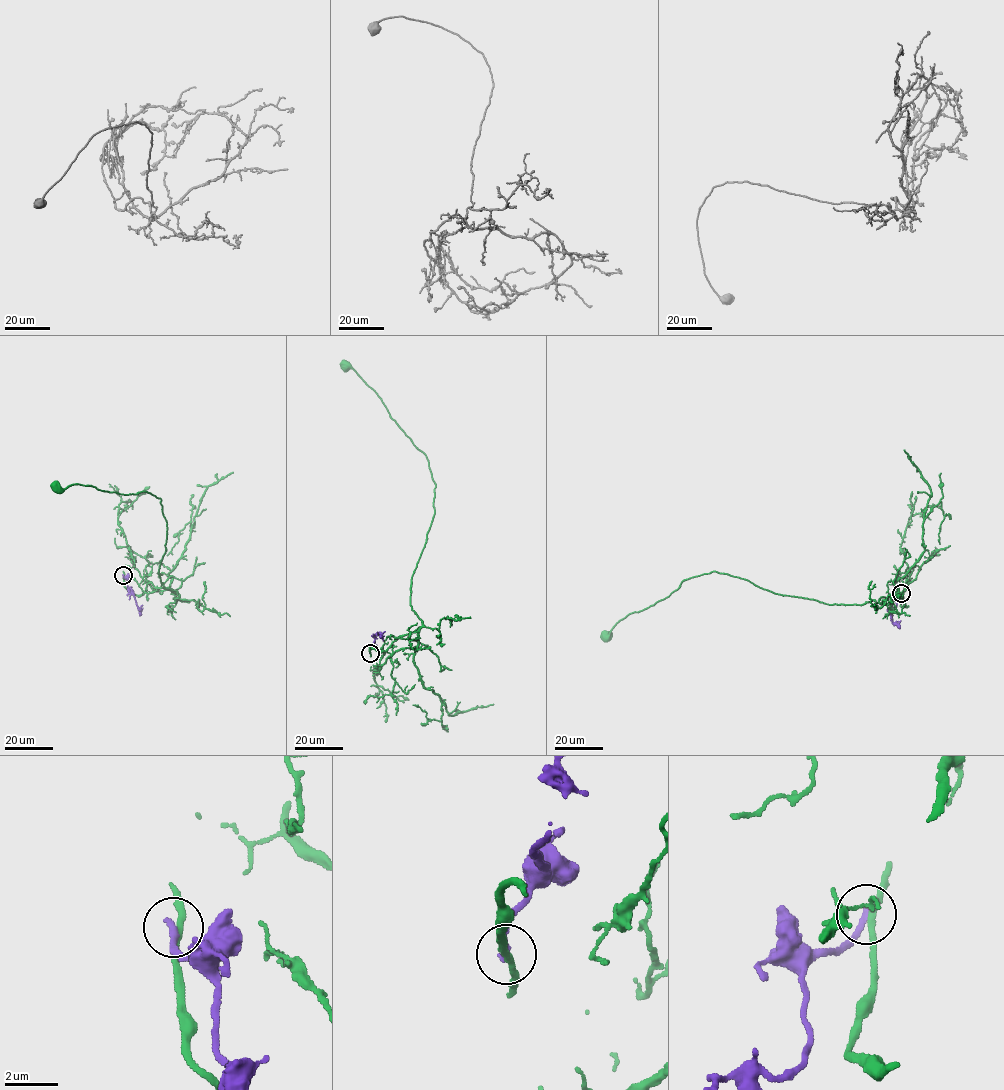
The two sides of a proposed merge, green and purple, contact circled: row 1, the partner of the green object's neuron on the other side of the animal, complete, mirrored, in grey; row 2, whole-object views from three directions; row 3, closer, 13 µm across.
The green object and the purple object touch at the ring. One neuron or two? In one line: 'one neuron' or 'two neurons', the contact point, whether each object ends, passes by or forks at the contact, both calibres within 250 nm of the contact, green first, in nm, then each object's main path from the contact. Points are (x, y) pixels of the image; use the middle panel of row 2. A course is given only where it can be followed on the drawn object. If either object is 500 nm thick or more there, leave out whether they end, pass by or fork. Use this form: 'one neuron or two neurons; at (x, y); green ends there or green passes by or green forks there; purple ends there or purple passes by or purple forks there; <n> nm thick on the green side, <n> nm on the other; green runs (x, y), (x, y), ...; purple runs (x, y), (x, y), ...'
two neurons; at (370, 653); green passes by; purple ends there; 240 nm thick on the green side, 280 nm on the other; green runs (370, 653), (423, 625), (410, 603), (411, 578), (435, 511), (435, 483), (426, 456), (346, 365); purple runs (370, 653), (376, 633), (380, 633), (383, 641)

